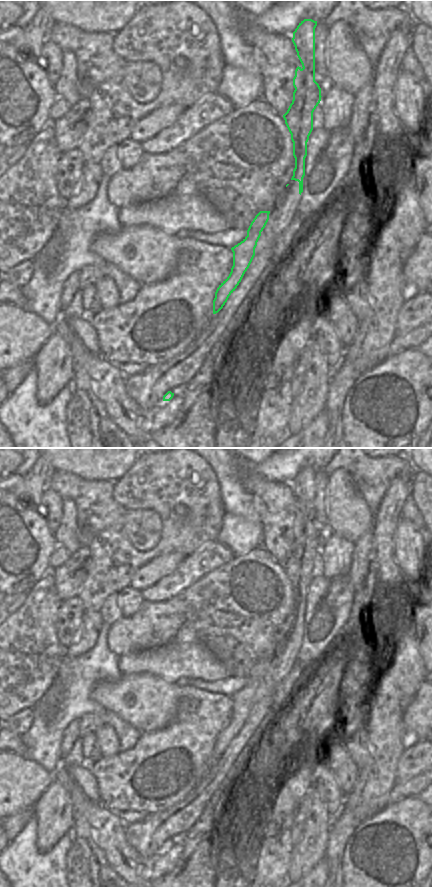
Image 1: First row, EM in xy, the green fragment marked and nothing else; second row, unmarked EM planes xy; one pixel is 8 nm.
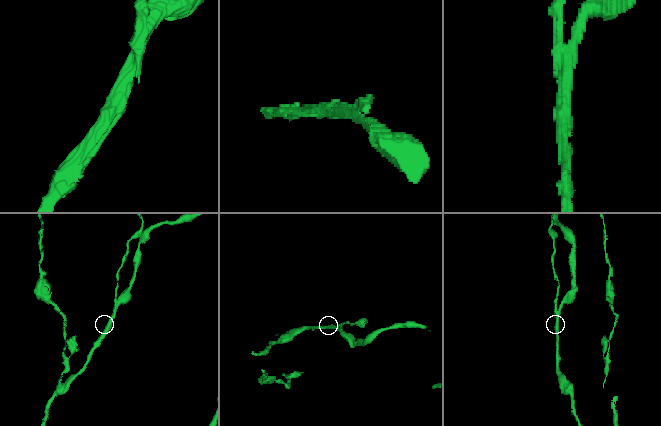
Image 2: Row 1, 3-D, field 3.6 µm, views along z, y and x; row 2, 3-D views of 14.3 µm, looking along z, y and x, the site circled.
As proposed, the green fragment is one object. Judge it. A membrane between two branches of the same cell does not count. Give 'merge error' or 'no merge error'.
merge error

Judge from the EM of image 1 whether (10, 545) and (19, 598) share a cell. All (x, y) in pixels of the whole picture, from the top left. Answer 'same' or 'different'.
different

